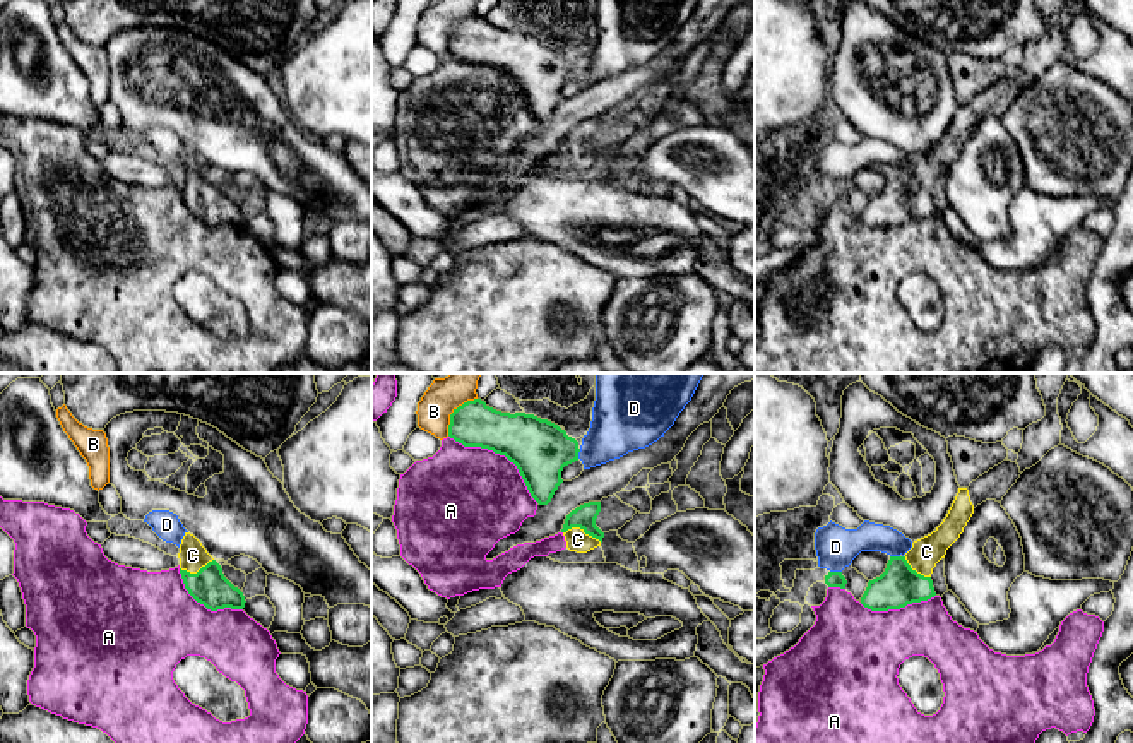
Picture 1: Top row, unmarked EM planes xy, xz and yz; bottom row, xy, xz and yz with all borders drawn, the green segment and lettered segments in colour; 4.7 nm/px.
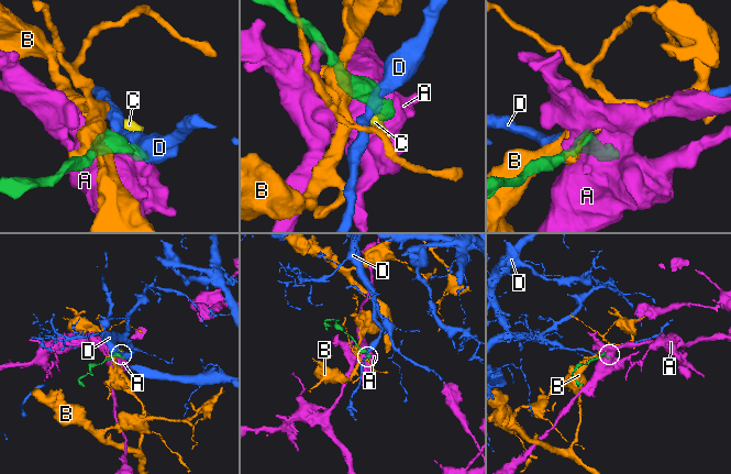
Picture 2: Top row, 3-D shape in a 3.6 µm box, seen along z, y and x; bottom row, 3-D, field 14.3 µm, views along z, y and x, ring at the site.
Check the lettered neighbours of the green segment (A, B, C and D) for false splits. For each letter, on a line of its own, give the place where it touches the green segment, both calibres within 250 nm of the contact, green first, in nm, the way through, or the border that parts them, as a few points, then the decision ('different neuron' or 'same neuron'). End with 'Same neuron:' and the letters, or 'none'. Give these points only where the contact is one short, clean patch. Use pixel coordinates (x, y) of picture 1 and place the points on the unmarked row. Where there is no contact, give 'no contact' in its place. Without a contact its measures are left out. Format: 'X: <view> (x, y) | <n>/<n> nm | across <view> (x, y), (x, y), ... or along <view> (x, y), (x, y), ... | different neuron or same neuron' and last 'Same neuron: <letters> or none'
A: xz (500, 71) | 280/480 nm | different neuron
B: xz (452, 29) | 200/160 nm | different neuron
C: xz (582, 144) | 110/100 nm | across xz (584, 132), (582, 144), (577, 156) | same neuron
D: yz (836, 189) | 80/190 nm | different neuron
Same neuron: C

